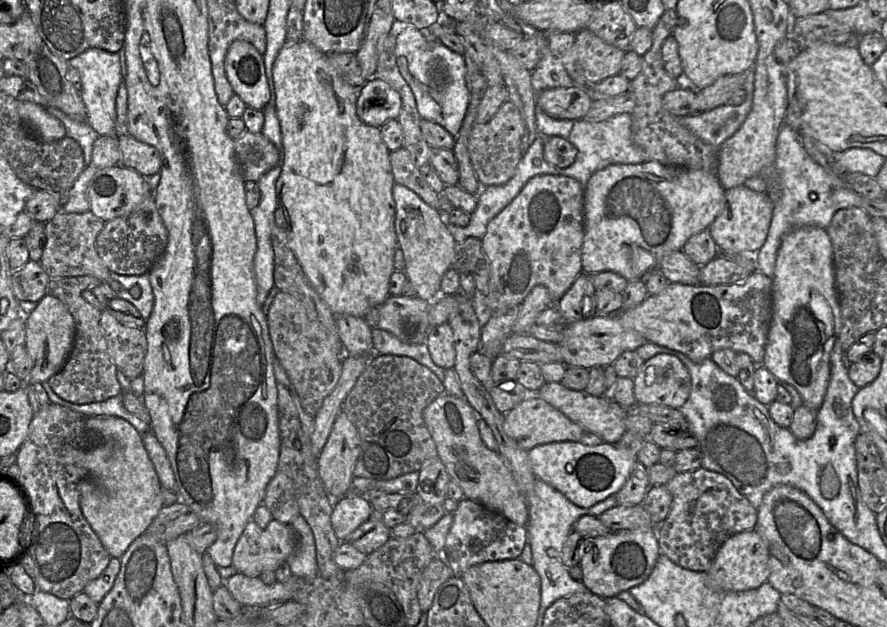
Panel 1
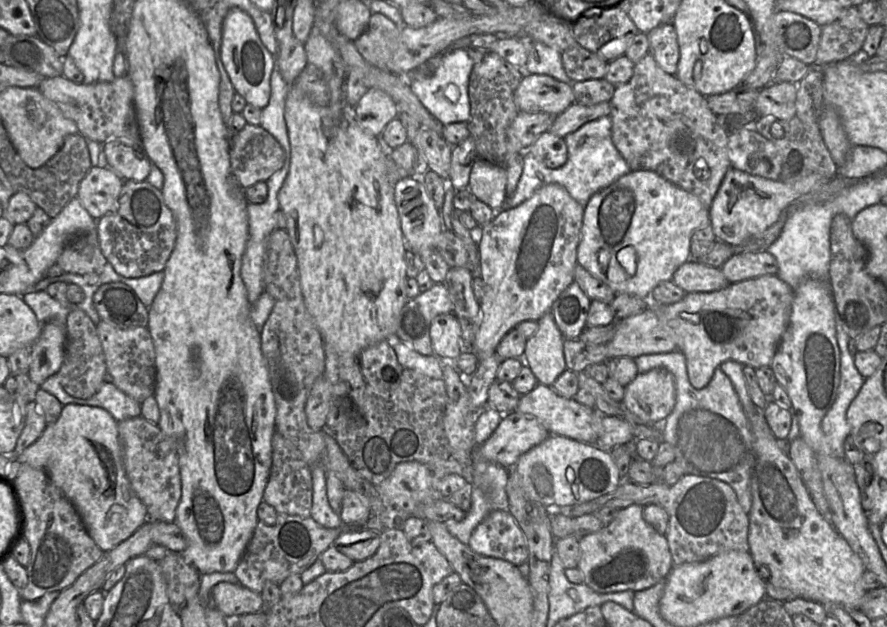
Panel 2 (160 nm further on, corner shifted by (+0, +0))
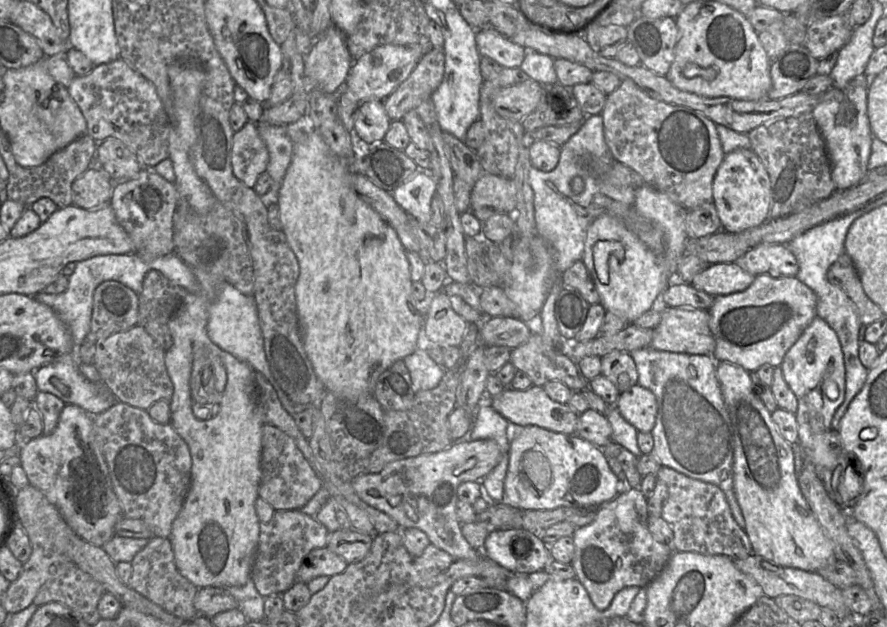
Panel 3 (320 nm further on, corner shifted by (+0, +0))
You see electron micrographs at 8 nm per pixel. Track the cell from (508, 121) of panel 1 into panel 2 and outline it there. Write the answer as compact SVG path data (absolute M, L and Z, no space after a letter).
M520 111L507 129L510 153L523 153L542 133L549 131L556 115Z

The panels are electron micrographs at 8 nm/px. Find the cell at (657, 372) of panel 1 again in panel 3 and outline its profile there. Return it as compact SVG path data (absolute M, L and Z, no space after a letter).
M636 384L620 393L614 406L638 432L652 431L658 409L656 398L649 389Z

